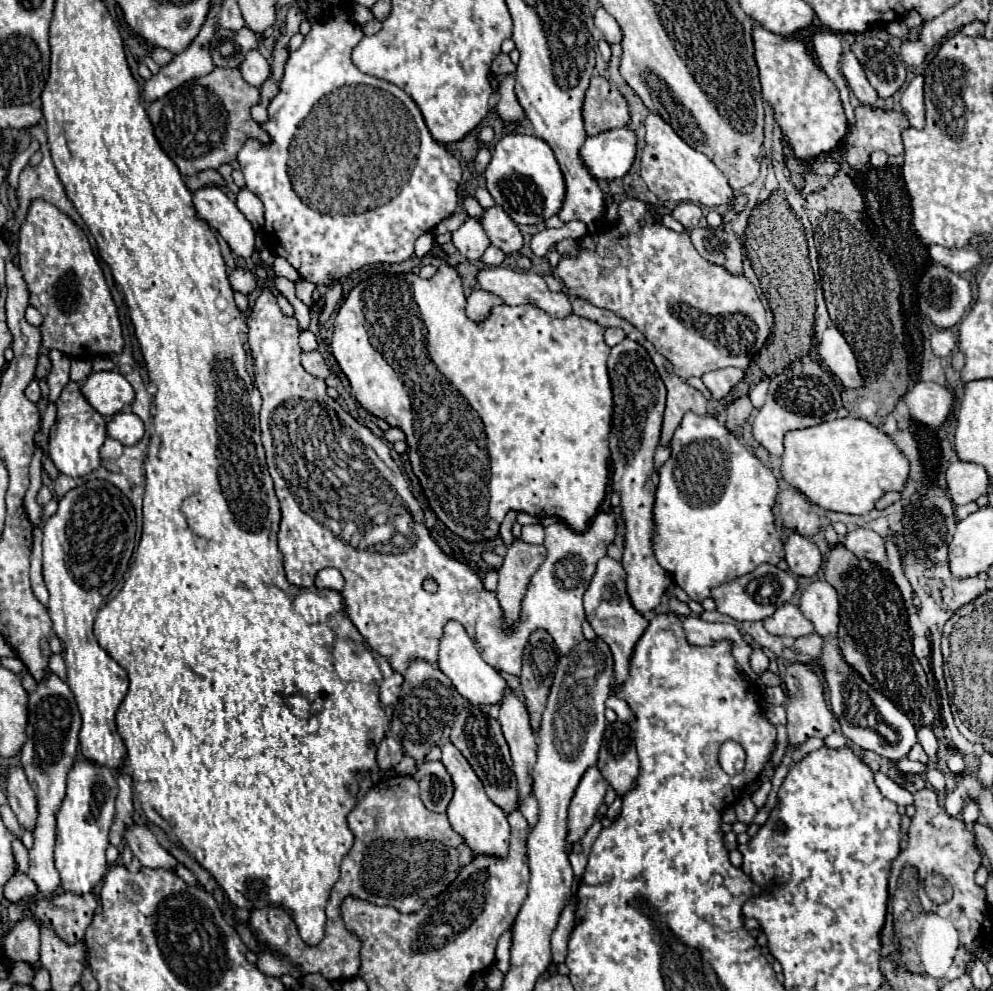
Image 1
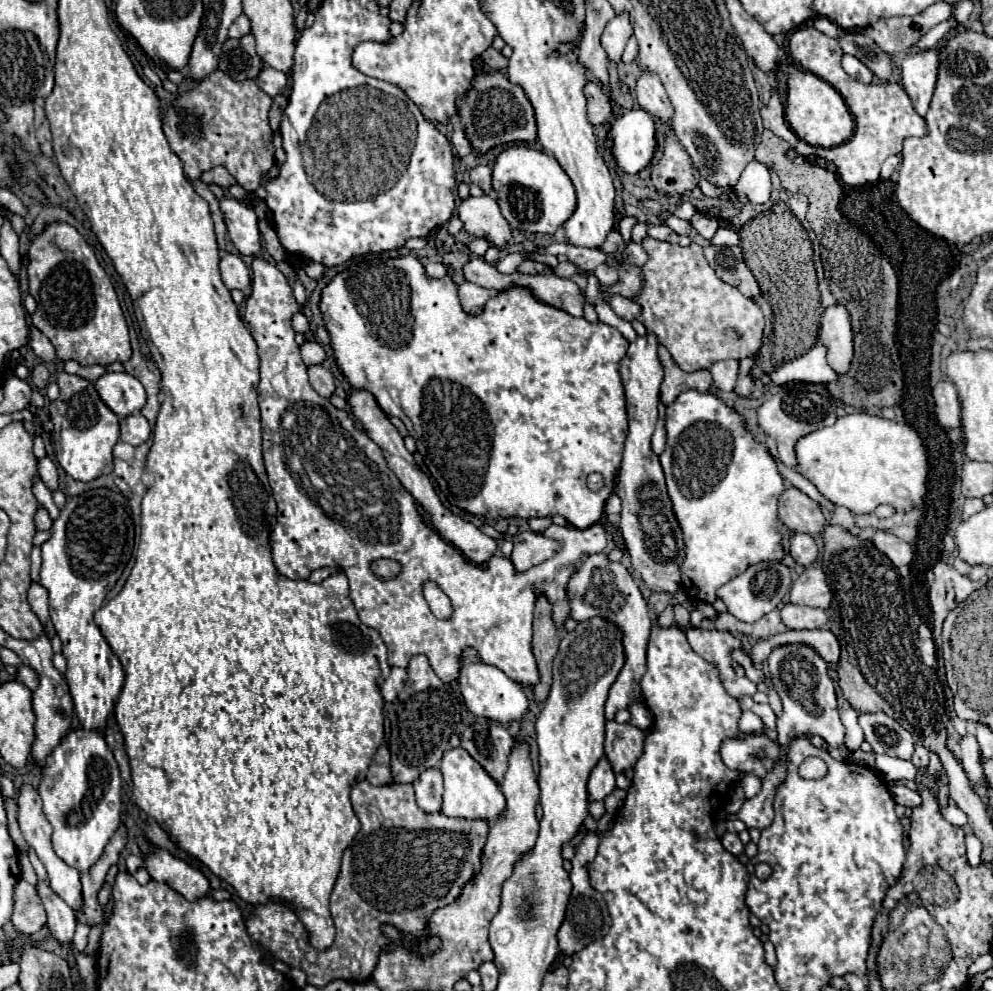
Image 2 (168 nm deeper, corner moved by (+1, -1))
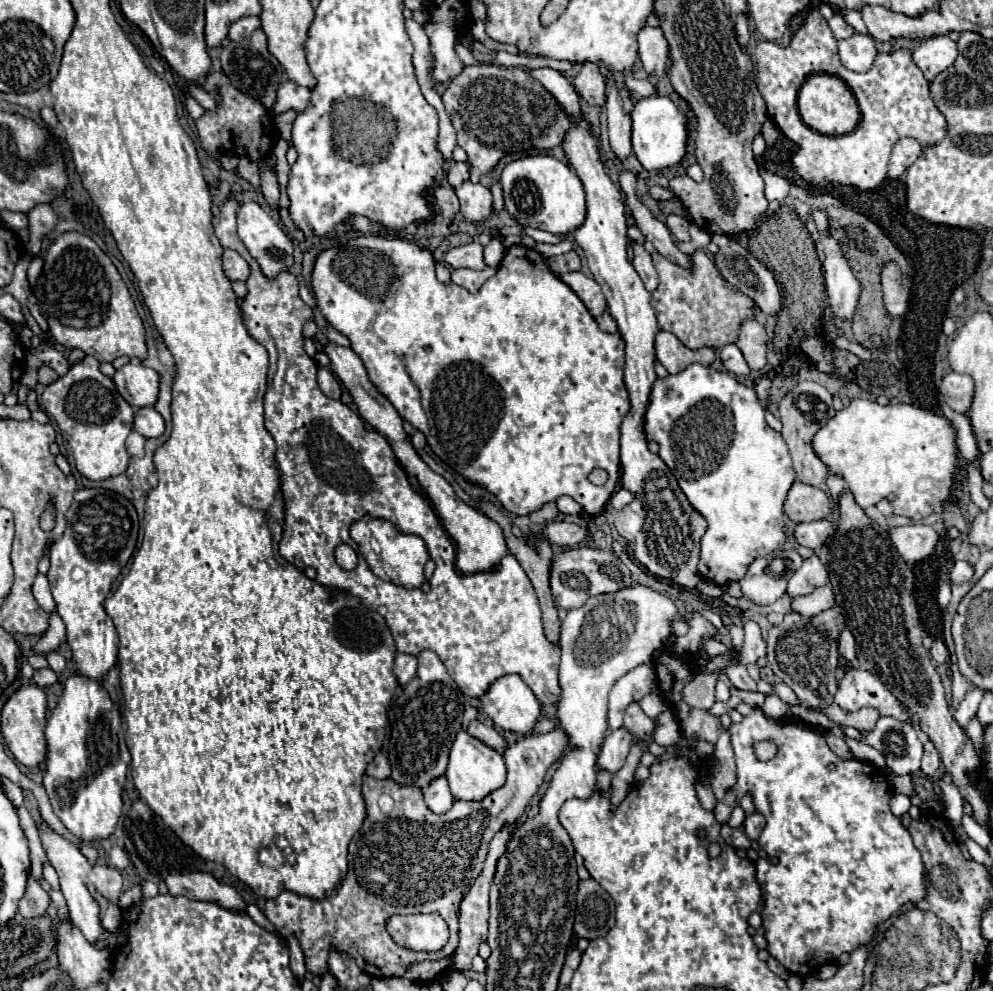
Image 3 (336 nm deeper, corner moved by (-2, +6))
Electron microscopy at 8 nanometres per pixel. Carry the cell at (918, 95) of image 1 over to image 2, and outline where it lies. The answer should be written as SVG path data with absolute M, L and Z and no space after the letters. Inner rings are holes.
M941 43L939 47L907 55L901 63L903 87L905 87L907 95L911 97L915 111L919 115L925 115L929 109L929 101L933 97L935 83L937 83L939 57L945 47L947 47L947 43Z

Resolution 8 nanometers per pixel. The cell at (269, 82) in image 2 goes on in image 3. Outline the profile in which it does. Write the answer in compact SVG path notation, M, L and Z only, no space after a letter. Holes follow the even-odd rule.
M282 80L276 90L276 112L286 112L288 108L294 108L296 112L302 112L310 104L310 88L298 86L292 80Z

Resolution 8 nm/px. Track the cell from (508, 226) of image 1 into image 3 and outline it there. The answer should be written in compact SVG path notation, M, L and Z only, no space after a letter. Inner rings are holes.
M470 180L464 182L460 188L454 188L460 200L460 212L468 222L484 222L494 216L492 192L482 184L472 184Z

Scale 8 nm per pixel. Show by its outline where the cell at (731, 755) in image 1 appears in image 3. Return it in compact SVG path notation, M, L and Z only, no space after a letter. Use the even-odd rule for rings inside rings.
M758 708L728 730L732 734L738 770L732 792L736 798L752 792L756 810L766 816L758 844L770 858L778 858L776 864L756 862L756 880L762 890L760 914L766 928L768 952L786 966L786 970L794 974L814 970L814 966L838 960L844 952L850 954L866 946L878 924L888 920L902 904L918 902L926 896L924 864L912 844L910 832L890 810L892 788L884 770L856 758L838 758L826 746L822 732L796 722L770 724ZM766 738L778 744L778 754L770 762L760 762L752 752L752 742ZM828 764L836 764L836 770L830 772Z

